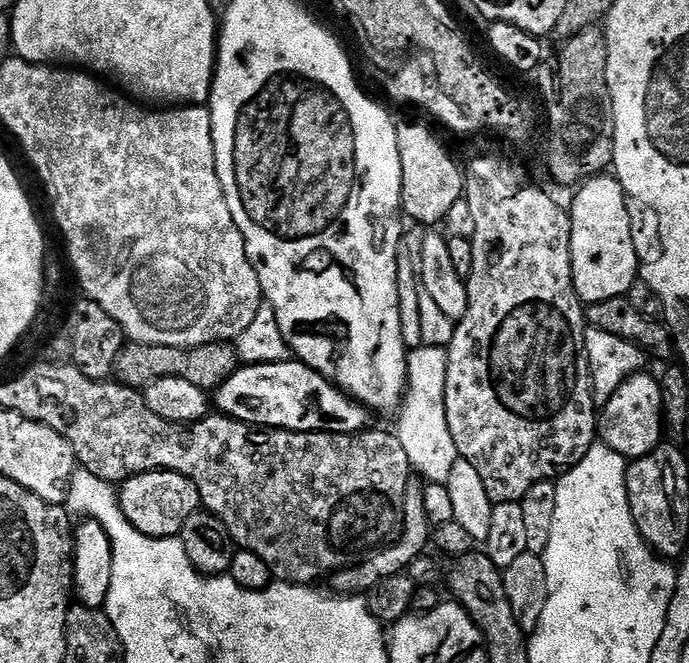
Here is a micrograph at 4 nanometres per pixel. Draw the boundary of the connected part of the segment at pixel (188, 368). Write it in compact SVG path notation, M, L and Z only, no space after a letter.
M224 342L203 344L197 348L179 348L178 346L158 346L157 344L125 343L120 357L115 357L114 368L119 383L137 390L150 386L150 382L158 382L158 378L186 378L186 382L194 382L194 386L205 390L219 389L220 385L232 375L233 365L228 365L229 345Z

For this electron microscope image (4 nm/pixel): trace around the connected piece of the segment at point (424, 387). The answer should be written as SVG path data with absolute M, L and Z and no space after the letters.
M427 290L420 292L420 336L429 346L411 349L408 355L408 381L404 399L398 409L400 421L394 427L394 435L399 440L402 450L406 450L406 458L413 469L416 468L425 476L425 481L433 484L444 484L455 466L458 453L454 446L454 438L450 434L450 426L446 418L446 374L448 373L448 351L446 345L452 341L454 322L438 308Z

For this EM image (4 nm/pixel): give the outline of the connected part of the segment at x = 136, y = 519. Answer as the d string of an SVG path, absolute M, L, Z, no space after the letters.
M143 472L132 476L119 485L118 499L124 517L144 536L152 536L156 540L179 537L183 533L184 523L202 508L198 486L190 478L177 472Z

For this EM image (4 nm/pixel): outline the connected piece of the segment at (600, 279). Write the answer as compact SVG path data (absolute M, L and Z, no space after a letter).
M589 179L579 189L581 192L573 198L570 207L572 285L585 305L606 302L619 296L627 297L628 291L636 284L636 271L640 268L636 244L632 241L632 216L628 213L630 204L624 189L615 179L600 179Z

